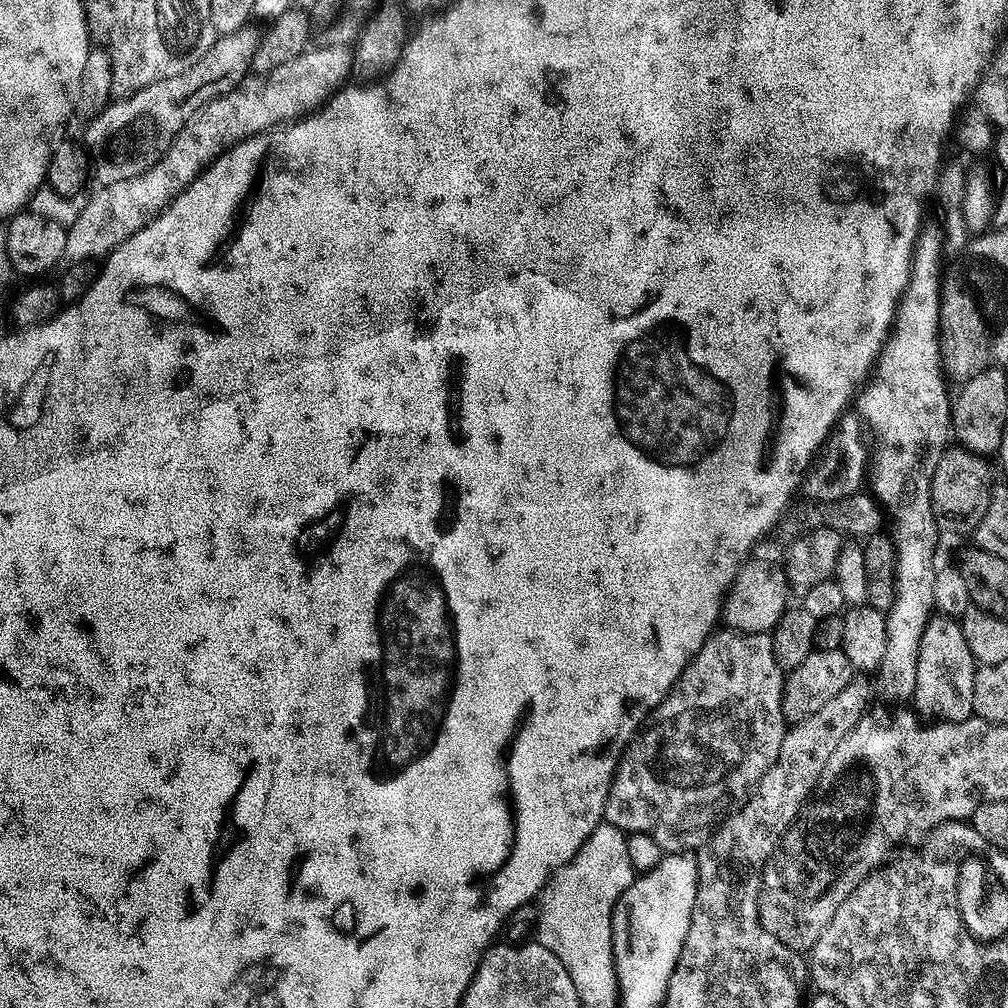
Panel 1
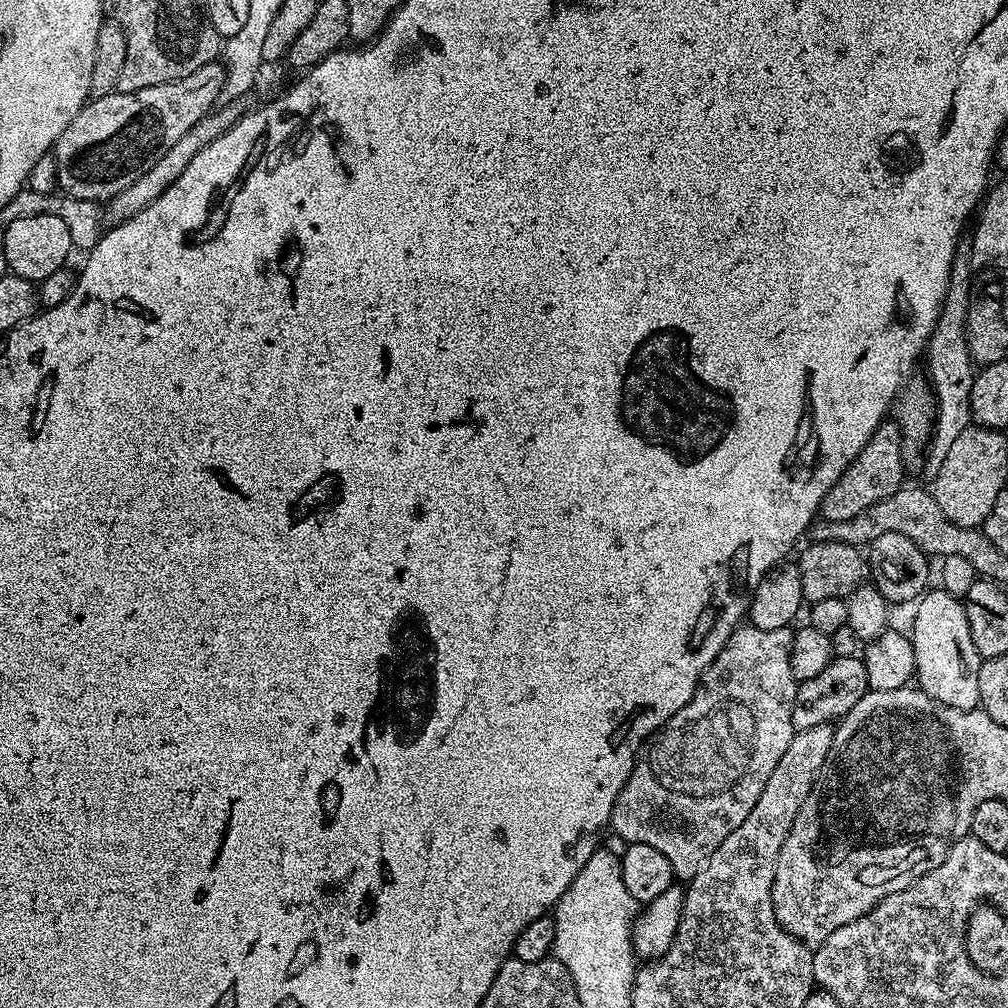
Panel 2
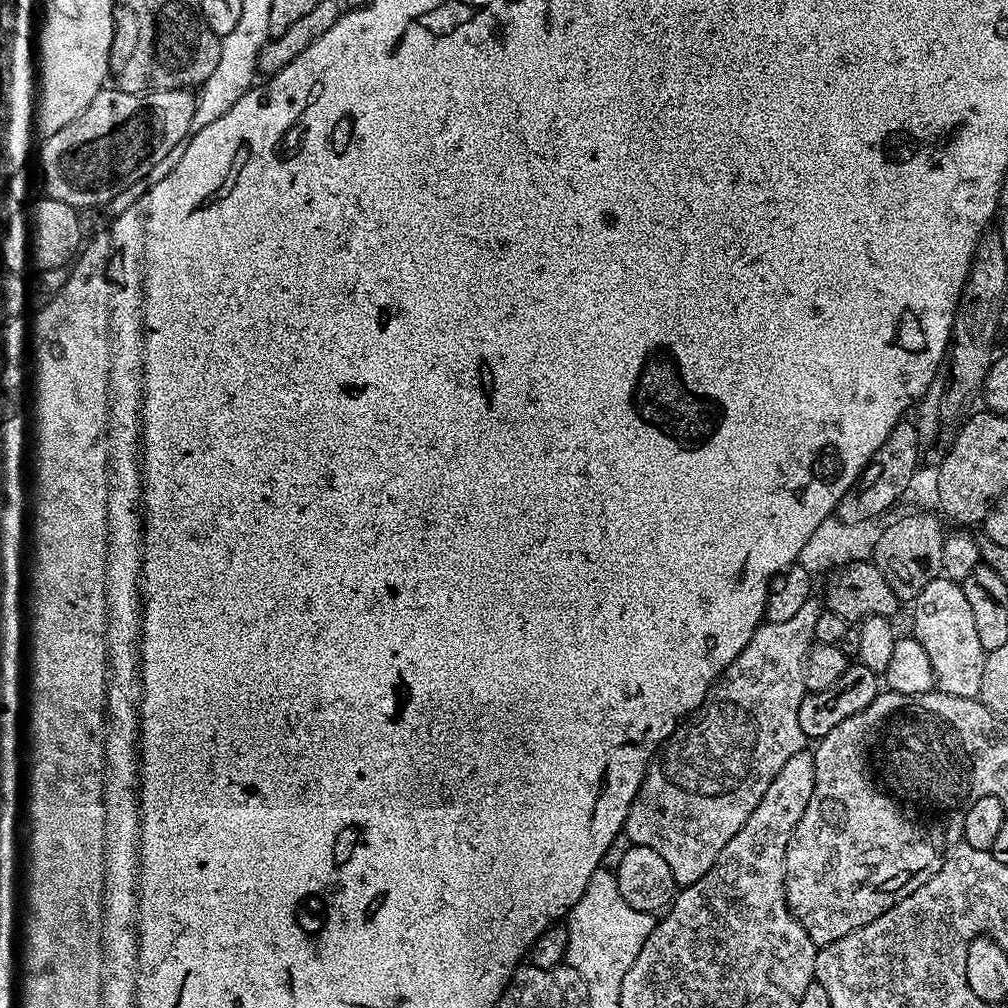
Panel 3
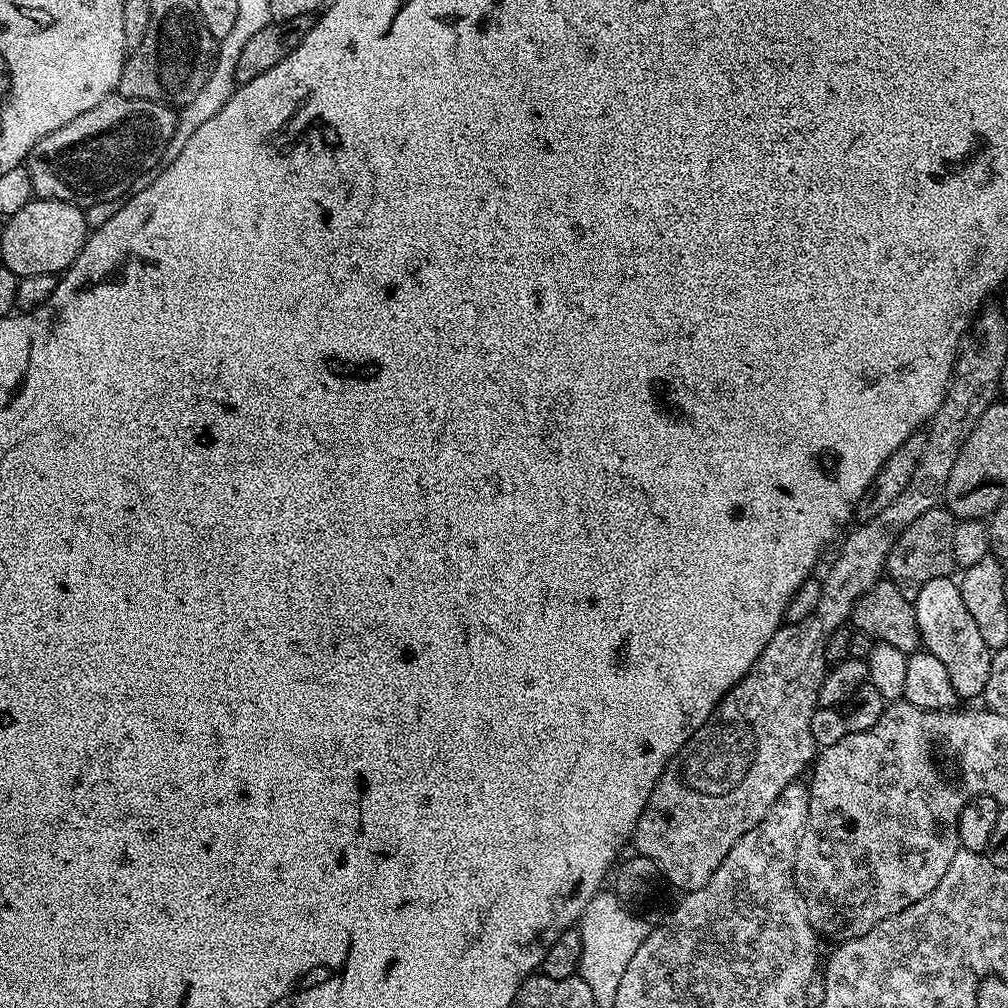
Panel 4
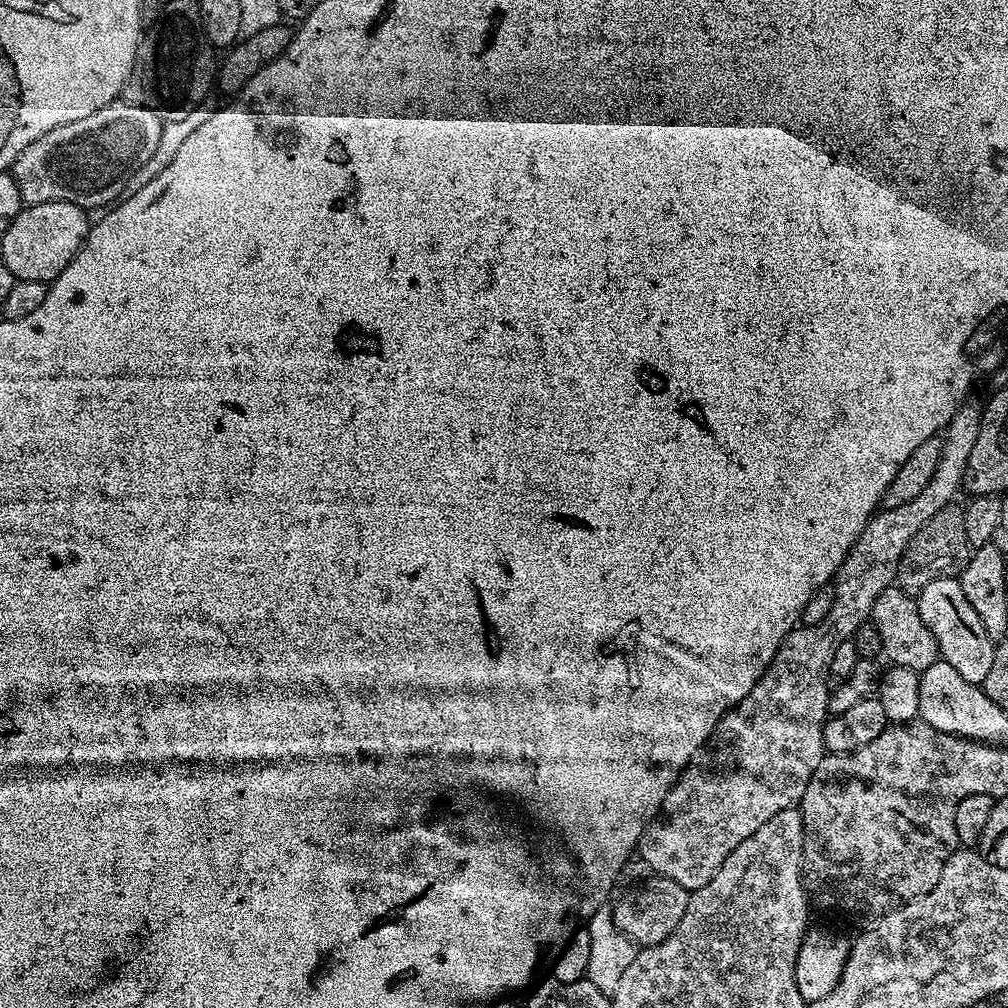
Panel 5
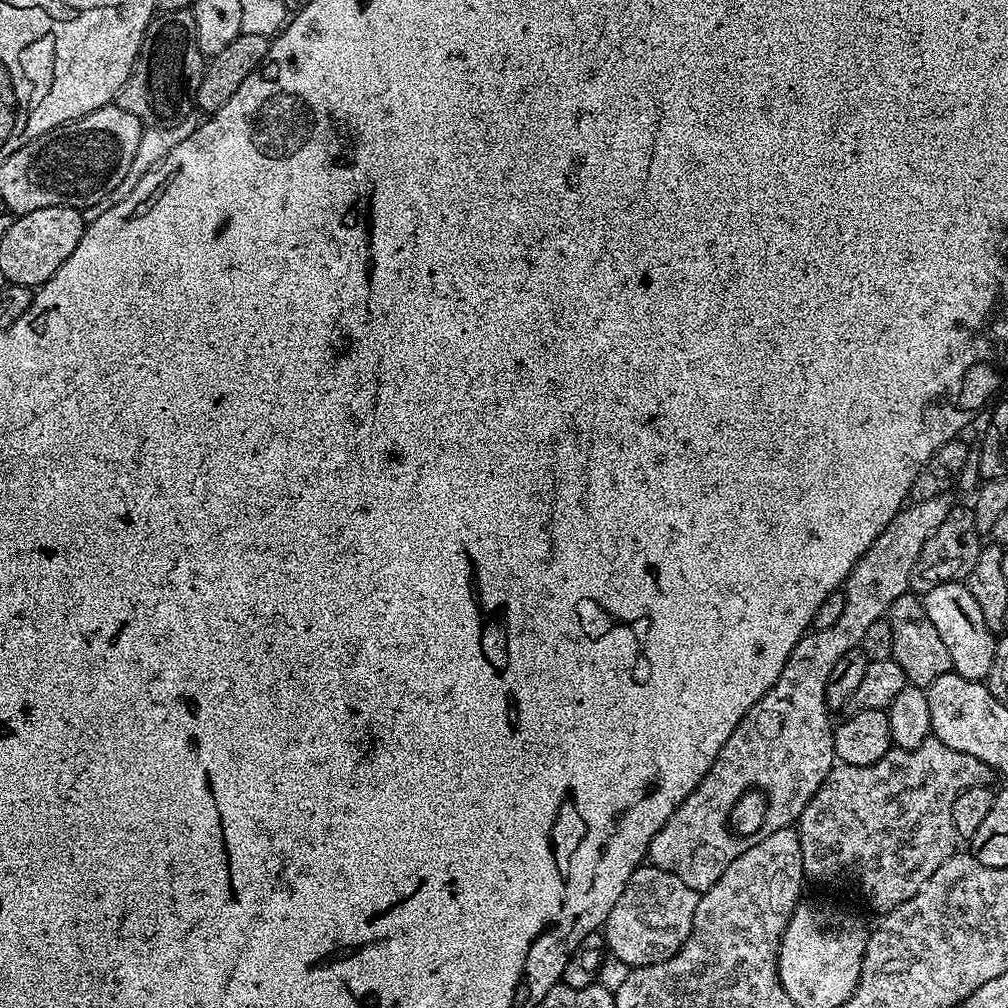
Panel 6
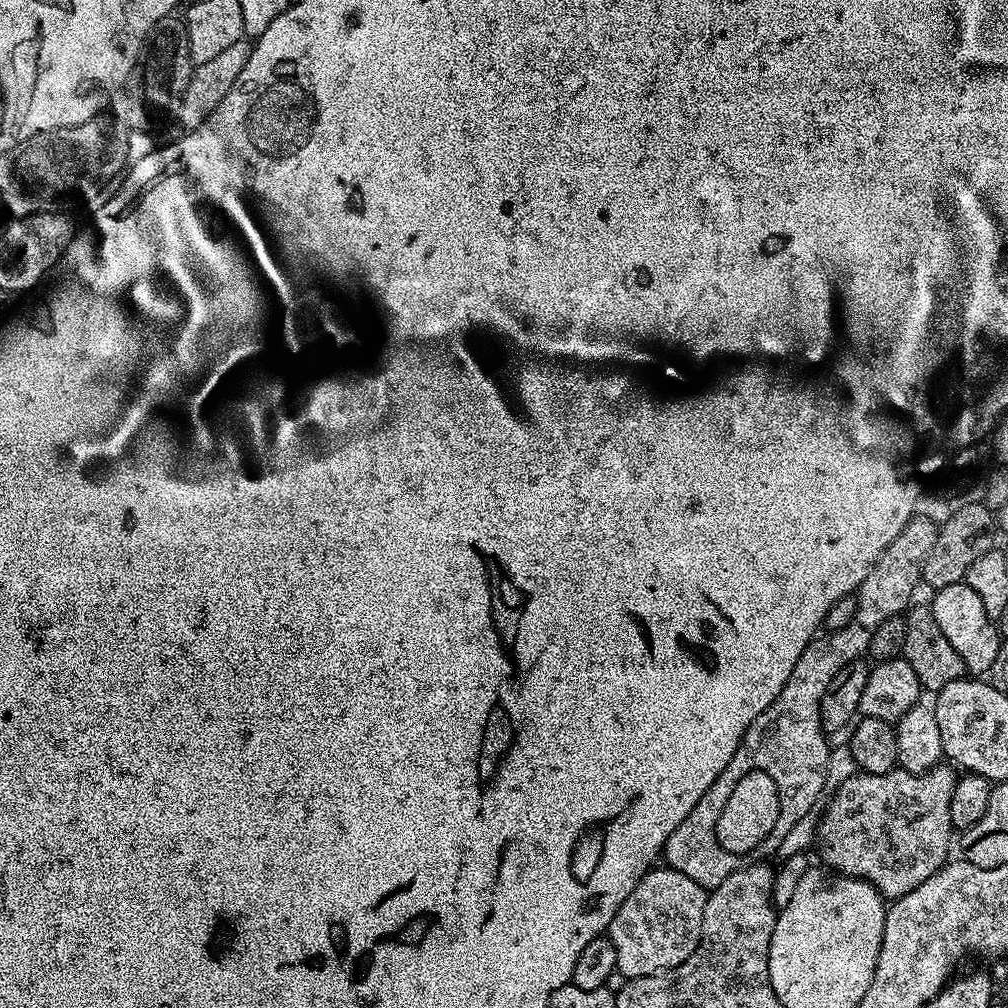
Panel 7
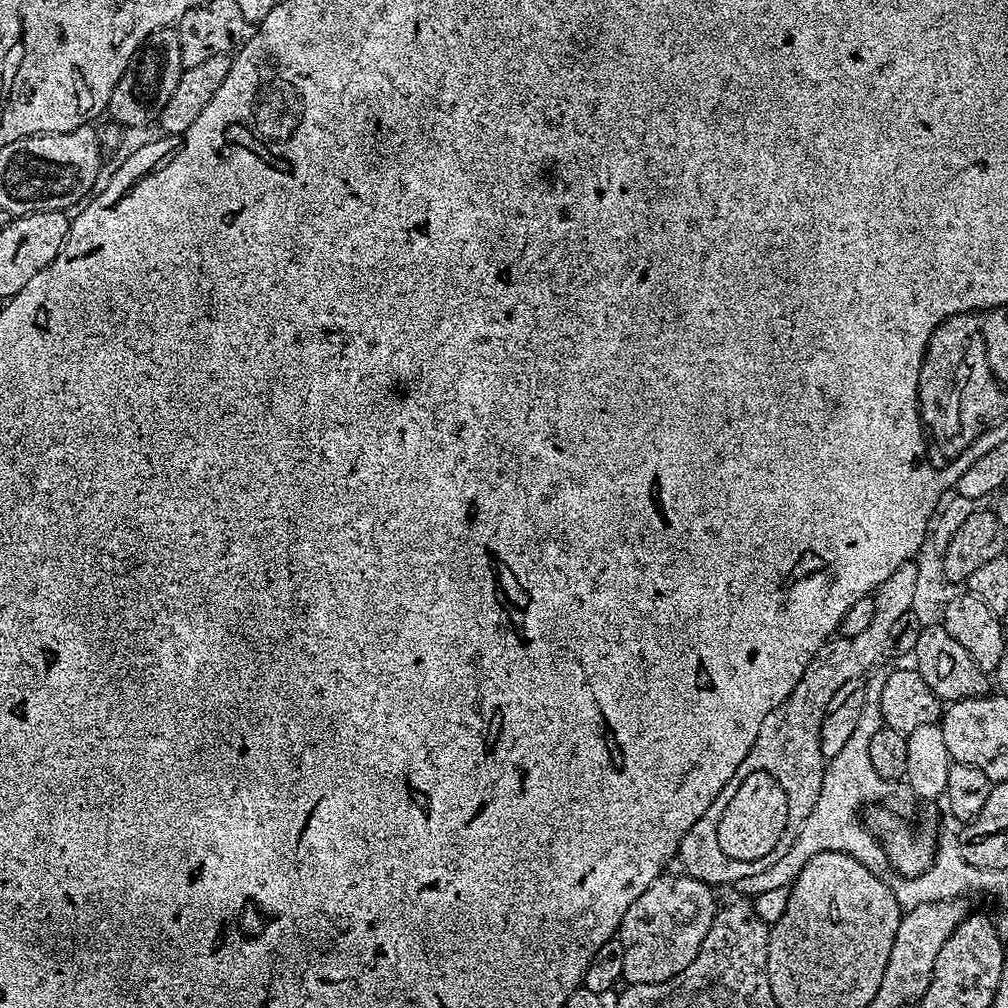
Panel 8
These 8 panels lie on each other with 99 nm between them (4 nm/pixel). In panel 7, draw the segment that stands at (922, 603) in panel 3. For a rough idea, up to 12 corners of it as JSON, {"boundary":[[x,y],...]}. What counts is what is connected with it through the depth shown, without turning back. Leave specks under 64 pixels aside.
{"boundary":[[961,582],[937,588],[934,622],[972,674],[991,673],[1002,633]]}

